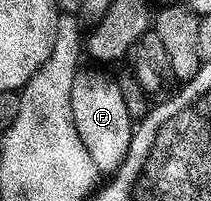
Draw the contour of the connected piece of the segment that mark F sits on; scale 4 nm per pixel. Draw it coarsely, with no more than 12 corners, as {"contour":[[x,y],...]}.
{"contour":[[75,76],[77,134],[100,174],[127,156],[133,121],[118,79]]}

